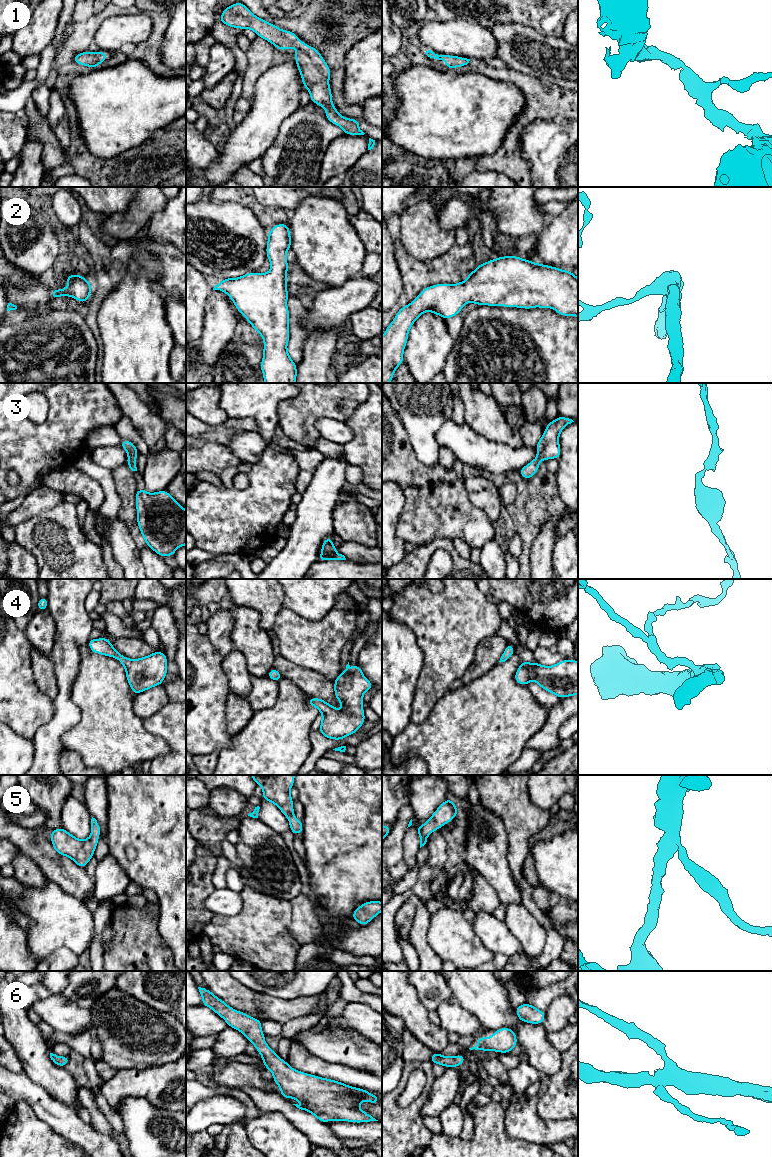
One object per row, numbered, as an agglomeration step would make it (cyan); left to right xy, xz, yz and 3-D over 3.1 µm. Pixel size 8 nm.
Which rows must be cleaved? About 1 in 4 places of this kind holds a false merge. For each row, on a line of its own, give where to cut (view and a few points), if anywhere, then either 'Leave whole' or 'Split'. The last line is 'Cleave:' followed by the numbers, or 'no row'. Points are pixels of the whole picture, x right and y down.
1: No split. Leave whole
2: No split. Leave whole
3: No split. Leave whole
4: No split. Leave whole
5: No split. Leave whole
6: No split. Leave whole
Cleave: no row

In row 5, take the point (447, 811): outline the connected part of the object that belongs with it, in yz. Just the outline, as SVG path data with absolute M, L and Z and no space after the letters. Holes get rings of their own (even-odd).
M451 798L445 800L422 826L416 826L420 836L420 848L427 842L428 836L443 825L448 824L458 814L458 809Z

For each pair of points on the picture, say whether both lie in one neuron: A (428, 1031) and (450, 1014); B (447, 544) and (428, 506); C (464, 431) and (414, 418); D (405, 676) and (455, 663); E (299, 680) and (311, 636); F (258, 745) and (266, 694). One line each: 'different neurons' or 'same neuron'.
A: different neurons
B: different neurons
C: different neurons
D: different neurons
E: different neurons
F: different neurons

